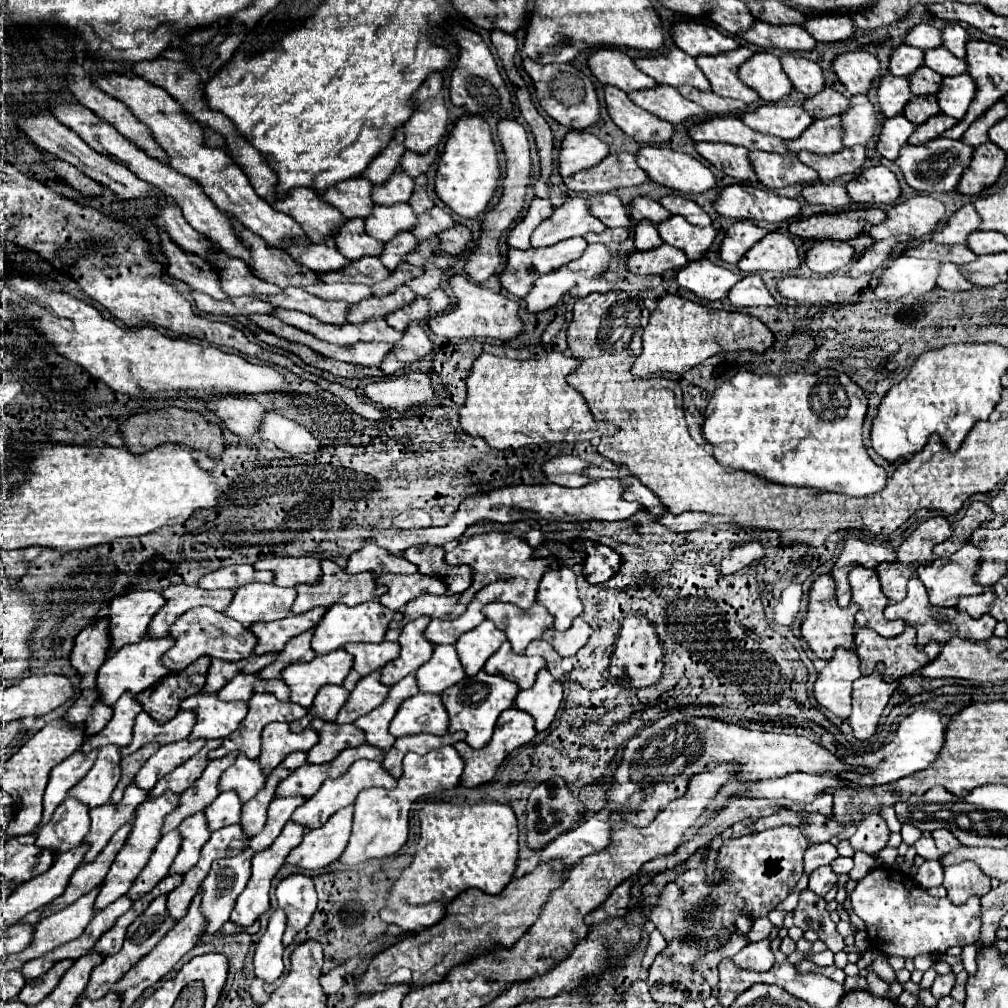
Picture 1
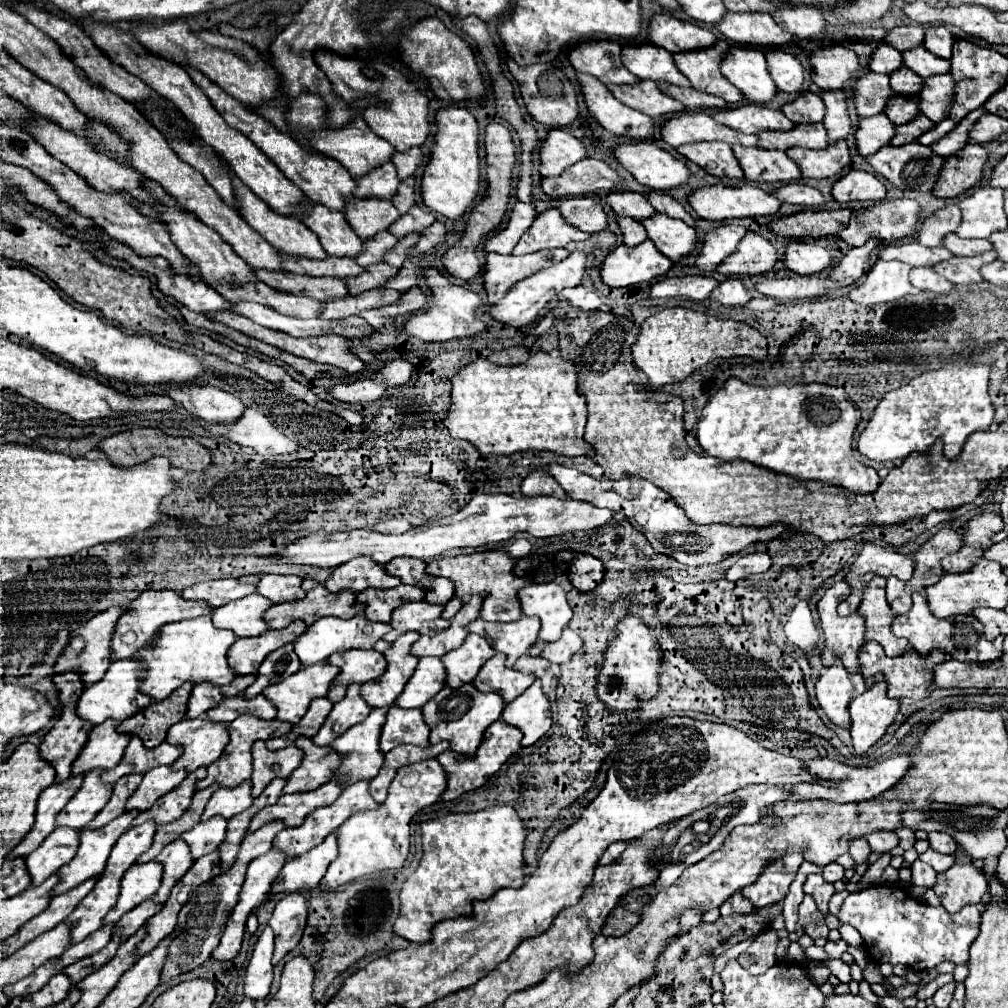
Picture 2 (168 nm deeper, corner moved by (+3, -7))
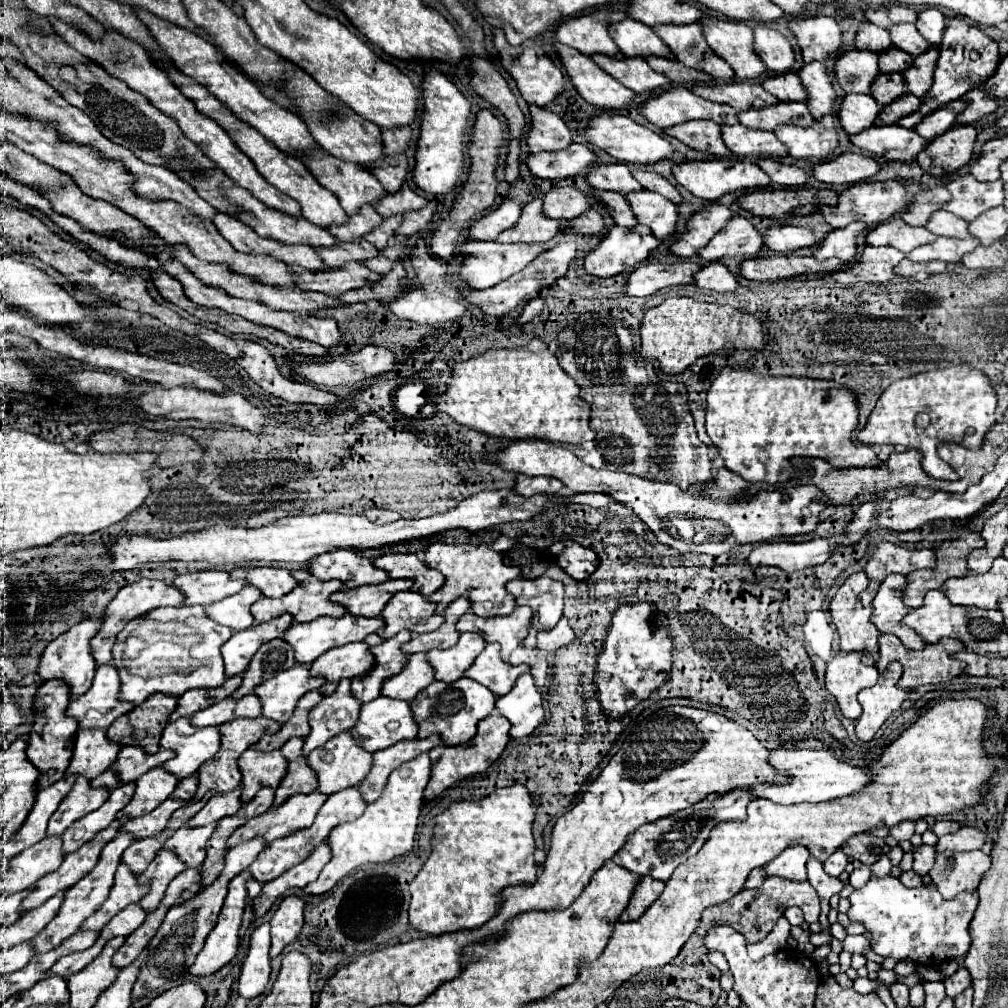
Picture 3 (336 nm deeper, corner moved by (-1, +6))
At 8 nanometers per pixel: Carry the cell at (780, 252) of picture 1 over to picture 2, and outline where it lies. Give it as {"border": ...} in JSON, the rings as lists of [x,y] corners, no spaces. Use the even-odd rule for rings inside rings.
{"border":[[[747,232],[743,242],[739,244],[739,252],[731,254],[731,258],[721,262],[717,272],[725,276],[745,276],[745,274],[755,276],[771,272],[775,264],[777,264],[775,246],[767,238],[755,232]]]}

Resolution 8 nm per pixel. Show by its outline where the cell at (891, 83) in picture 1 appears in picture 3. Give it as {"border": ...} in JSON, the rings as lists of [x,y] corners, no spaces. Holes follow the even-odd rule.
{"border":[[[849,49],[835,61],[835,75],[845,93],[869,93],[873,79],[879,73],[877,53]]]}

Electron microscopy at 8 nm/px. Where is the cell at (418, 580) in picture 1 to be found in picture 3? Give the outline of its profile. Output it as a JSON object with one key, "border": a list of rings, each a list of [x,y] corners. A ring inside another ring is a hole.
{"border":[[[389,579],[381,585],[363,585],[359,589],[347,589],[337,591],[329,599],[333,603],[343,605],[351,615],[359,617],[379,617],[383,611],[383,605],[397,593],[397,591],[409,591],[411,581],[407,579]]]}

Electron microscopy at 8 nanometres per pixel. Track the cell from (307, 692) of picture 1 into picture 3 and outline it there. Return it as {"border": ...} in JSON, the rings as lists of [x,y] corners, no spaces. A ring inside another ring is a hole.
{"border":[[[295,665],[257,685],[253,693],[261,699],[263,717],[287,723],[301,695],[319,689],[323,683],[325,681],[321,677],[311,677],[309,665]]]}

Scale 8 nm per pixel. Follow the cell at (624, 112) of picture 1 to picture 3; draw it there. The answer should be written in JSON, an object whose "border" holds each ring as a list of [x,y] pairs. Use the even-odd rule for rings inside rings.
{"border":[[[555,43],[555,49],[573,87],[587,103],[599,109],[625,109],[635,99],[631,89],[615,81],[595,61],[591,61],[591,57],[561,43]]]}

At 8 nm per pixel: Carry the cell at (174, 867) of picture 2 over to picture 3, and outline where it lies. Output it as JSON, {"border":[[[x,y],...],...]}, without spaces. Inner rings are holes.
{"border":[[[161,849],[157,853],[157,857],[151,861],[151,865],[147,867],[147,871],[143,871],[137,881],[139,885],[149,883],[149,893],[139,901],[139,907],[145,913],[151,913],[157,909],[157,905],[161,903],[165,889],[169,885],[171,879],[177,877],[177,873],[181,873],[185,869],[185,865],[179,861],[179,857],[175,857],[175,853],[167,853],[165,849]]]}

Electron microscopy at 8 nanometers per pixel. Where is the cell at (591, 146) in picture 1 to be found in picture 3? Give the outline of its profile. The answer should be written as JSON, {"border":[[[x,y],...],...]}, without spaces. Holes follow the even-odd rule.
{"border":[[[533,103],[529,105],[529,111],[531,111],[531,129],[527,135],[529,153],[565,149],[567,145],[573,143],[571,133],[559,115]]]}

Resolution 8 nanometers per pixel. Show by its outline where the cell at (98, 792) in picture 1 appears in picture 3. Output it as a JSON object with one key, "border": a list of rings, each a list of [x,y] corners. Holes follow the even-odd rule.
{"border":[[[77,777],[73,789],[61,801],[59,809],[51,815],[47,837],[61,835],[73,821],[99,809],[107,801],[107,797],[109,797],[107,789],[91,789],[91,783],[85,777]]]}

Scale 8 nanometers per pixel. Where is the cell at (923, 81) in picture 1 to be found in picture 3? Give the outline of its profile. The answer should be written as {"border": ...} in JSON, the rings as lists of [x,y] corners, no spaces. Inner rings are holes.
{"border":[[[889,47],[885,51],[879,53],[879,69],[881,73],[903,73],[903,69],[907,69],[907,65],[911,65],[913,57],[903,53],[901,49]]]}

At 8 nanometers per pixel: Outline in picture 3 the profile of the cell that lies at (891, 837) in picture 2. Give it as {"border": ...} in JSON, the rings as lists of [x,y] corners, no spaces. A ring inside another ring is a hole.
{"border":[[[903,821],[903,823],[897,823],[895,827],[891,827],[891,837],[895,837],[897,841],[911,839],[913,833],[915,833],[915,823],[913,821]]]}

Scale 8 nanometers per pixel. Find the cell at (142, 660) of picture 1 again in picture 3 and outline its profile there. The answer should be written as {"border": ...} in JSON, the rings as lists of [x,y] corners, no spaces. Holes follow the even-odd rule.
{"border":[[[101,665],[95,671],[89,691],[69,703],[67,715],[79,723],[79,729],[107,729],[117,717],[133,709],[133,705],[119,703],[117,693],[117,669],[113,665]]]}

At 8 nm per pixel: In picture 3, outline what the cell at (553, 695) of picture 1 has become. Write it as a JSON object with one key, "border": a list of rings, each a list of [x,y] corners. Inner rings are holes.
{"border":[[[523,673],[507,695],[497,697],[495,709],[499,711],[499,715],[509,719],[509,735],[513,739],[531,735],[533,729],[545,719],[541,693],[529,673]]]}

